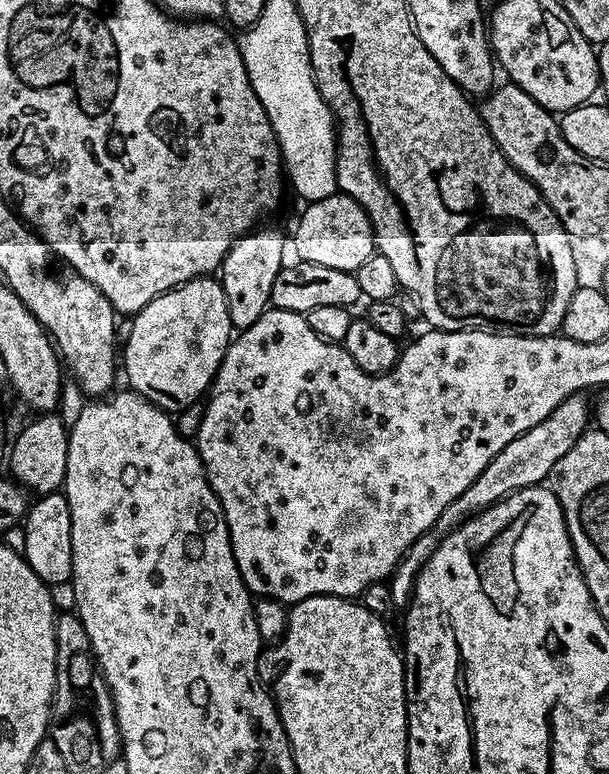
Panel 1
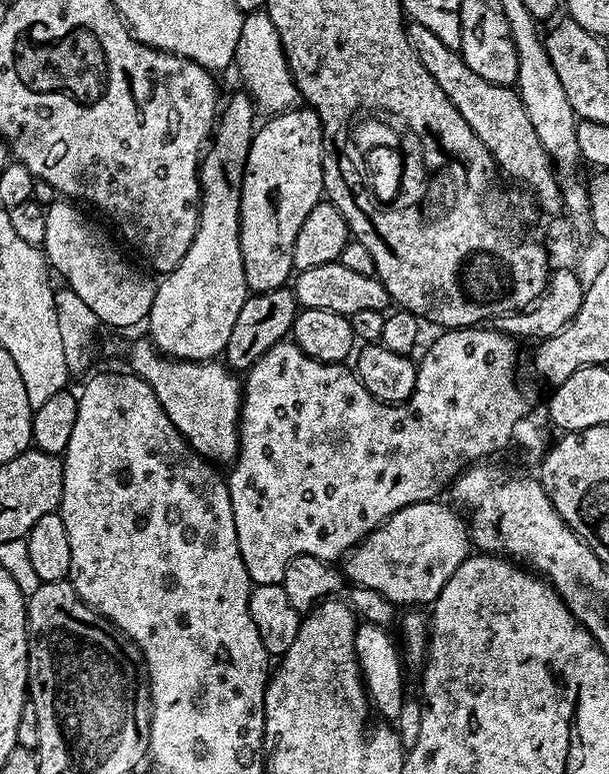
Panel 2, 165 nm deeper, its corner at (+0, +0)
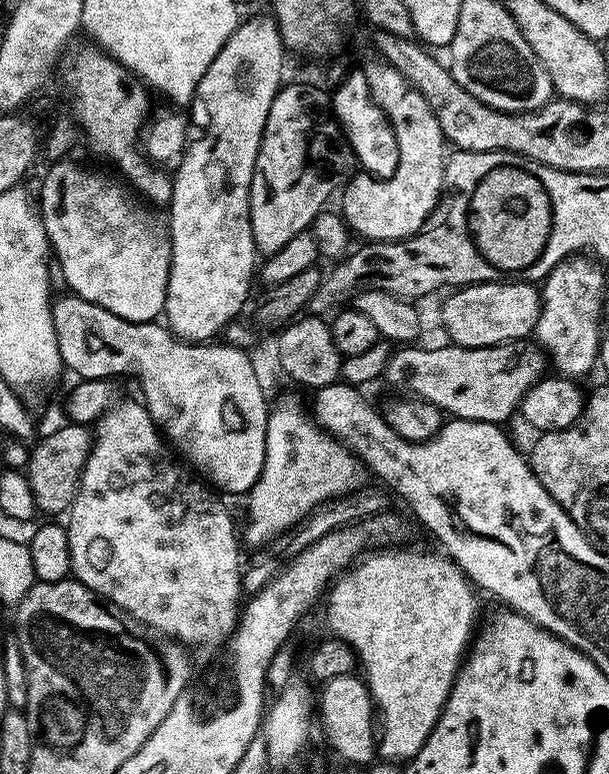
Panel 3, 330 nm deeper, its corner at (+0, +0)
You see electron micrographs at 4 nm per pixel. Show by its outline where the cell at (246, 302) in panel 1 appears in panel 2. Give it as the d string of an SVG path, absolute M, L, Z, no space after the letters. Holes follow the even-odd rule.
M293 106L265 120L268 121L261 128L259 125L255 129L240 187L242 270L252 294L283 288L289 283L294 272L294 238L298 238L306 214L324 196L324 131L318 114L307 106Z

